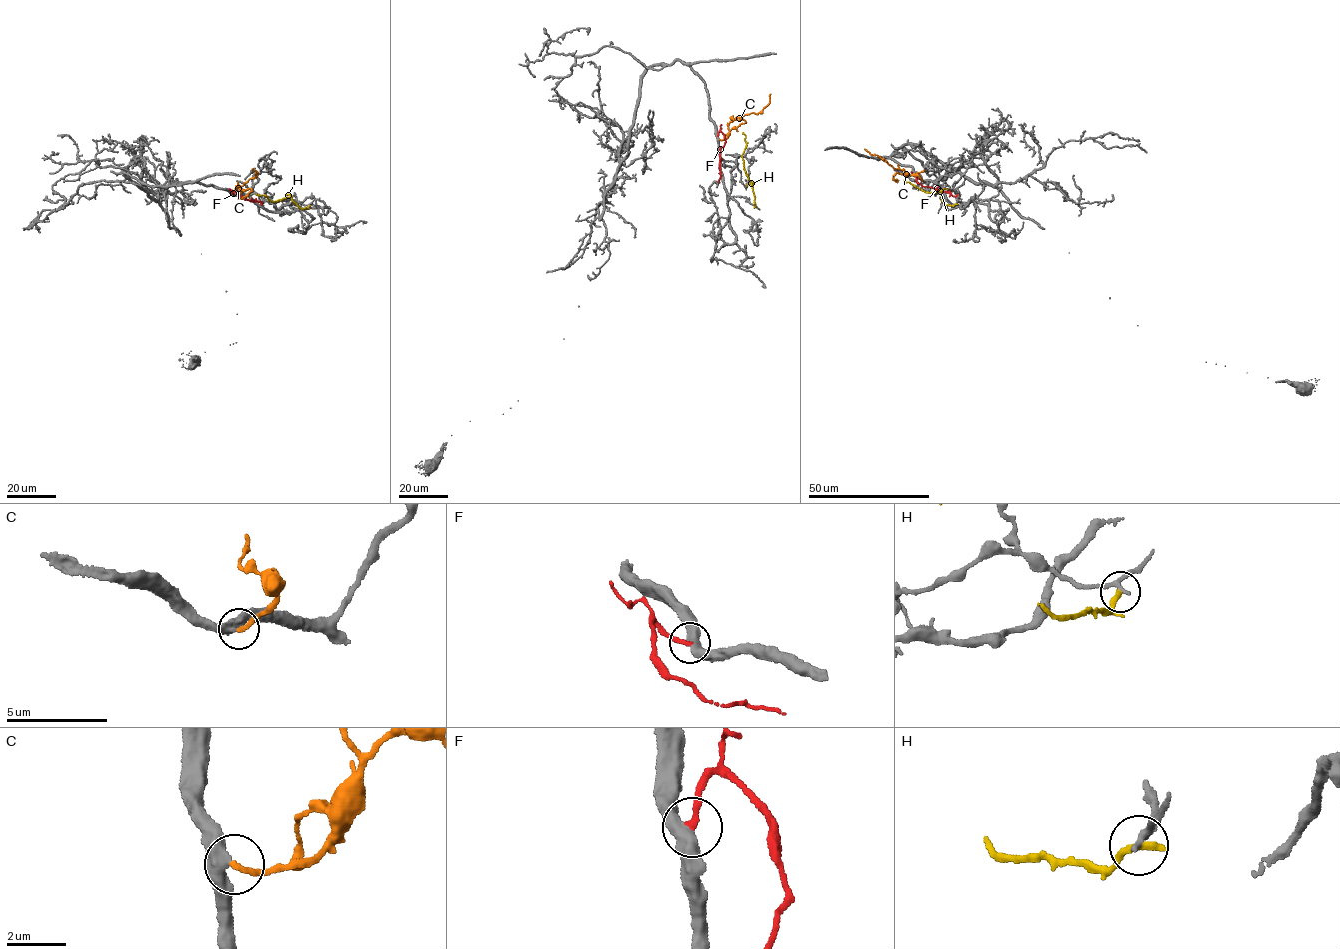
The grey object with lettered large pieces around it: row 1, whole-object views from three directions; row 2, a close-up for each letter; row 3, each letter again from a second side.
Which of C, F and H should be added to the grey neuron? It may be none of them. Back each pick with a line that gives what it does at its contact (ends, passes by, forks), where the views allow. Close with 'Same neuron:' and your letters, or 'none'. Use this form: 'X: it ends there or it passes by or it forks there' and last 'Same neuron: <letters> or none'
C: it ends there
Same neuron: C

